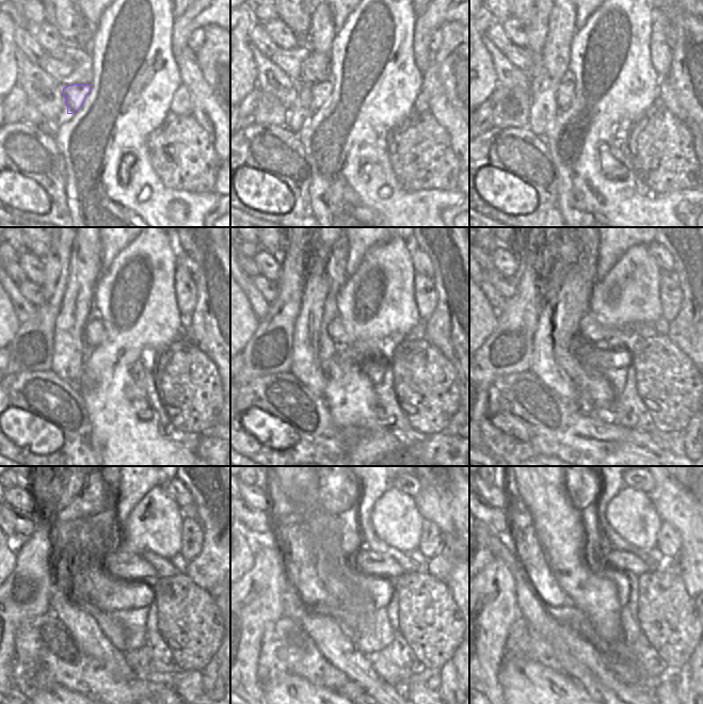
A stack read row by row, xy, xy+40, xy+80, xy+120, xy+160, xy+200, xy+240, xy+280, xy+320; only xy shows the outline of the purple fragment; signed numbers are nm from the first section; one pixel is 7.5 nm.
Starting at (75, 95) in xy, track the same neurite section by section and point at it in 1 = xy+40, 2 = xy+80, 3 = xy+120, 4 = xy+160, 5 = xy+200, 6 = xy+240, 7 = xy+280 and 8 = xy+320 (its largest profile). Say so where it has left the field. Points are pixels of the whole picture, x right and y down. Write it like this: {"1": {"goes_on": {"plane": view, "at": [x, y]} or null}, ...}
{"1": {"goes_on": {"plane": "xy+40", "at": [319, 93]}}, "2": {"goes_on": {"plane": "xy+80", "at": [565, 91]}}, "3": {"goes_on": {"plane": "xy+120", "at": [94, 333]}}, "4": {"goes_on": {"plane": "xy+160", "at": [336, 331]}}, "5": {"goes_on": {"plane": "xy+200", "at": [591, 331]}}, "6": {"goes_on": {"plane": "xy+240", "at": [126, 566]}}, "7": {"goes_on": {"plane": "xy+280", "at": [370, 562]}}, "8": {"goes_on": {"plane": "xy+320", "at": [625, 561]}}}

